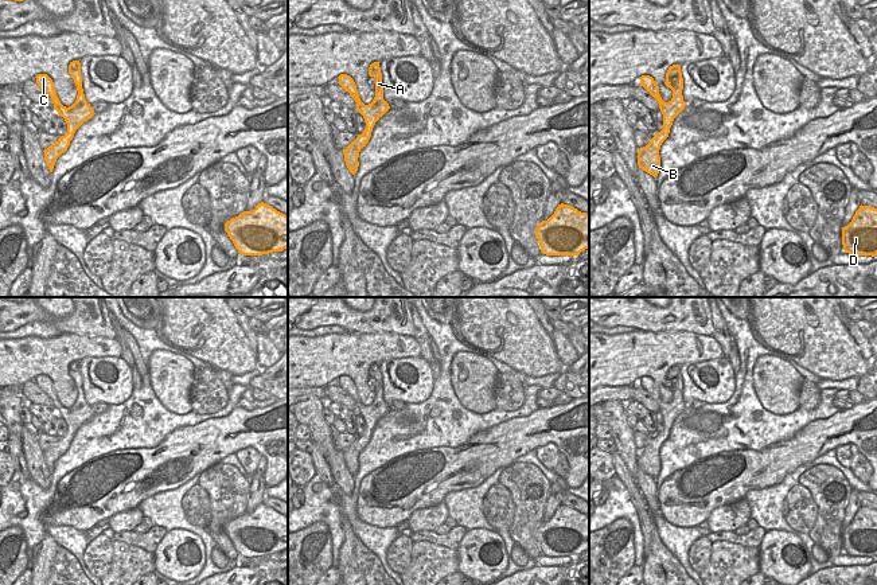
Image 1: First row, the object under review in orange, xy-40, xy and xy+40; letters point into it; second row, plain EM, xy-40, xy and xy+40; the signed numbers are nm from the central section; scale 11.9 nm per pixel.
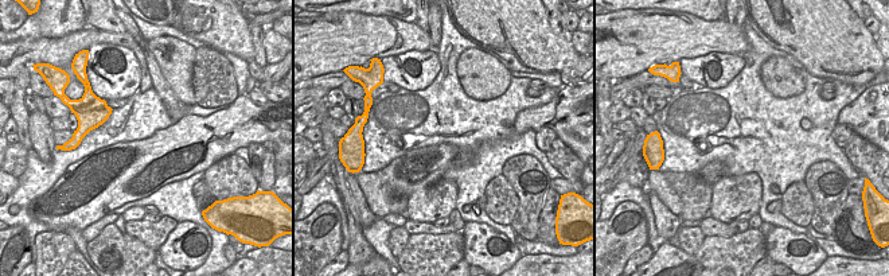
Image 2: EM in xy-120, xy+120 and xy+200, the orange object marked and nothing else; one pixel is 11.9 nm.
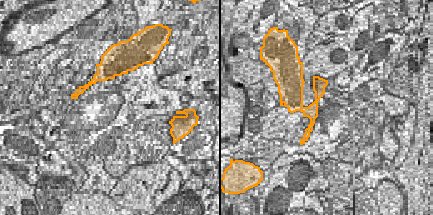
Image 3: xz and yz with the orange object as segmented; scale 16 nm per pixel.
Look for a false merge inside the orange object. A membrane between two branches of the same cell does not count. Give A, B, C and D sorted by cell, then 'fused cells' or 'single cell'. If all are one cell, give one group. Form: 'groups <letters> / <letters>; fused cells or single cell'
groups A B C D; single cell

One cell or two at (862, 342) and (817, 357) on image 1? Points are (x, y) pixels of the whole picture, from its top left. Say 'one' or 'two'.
two

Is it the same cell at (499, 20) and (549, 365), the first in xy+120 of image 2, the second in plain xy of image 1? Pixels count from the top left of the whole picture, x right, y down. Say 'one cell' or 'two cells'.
one cell

